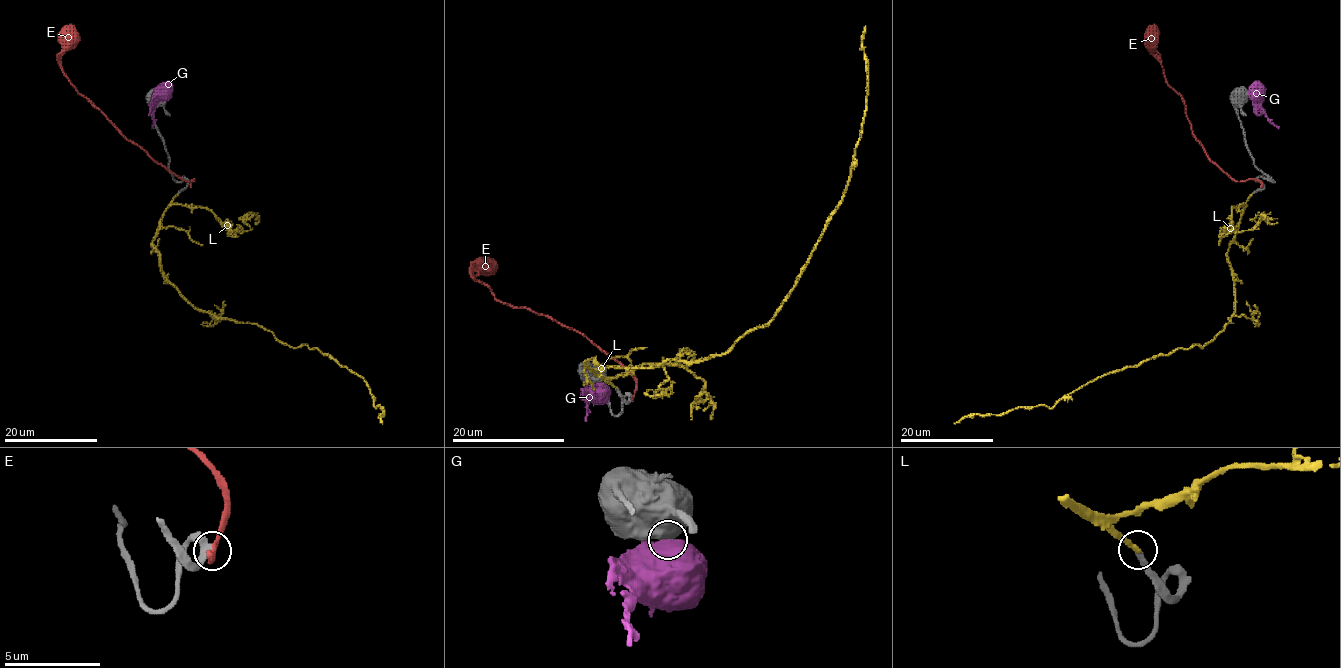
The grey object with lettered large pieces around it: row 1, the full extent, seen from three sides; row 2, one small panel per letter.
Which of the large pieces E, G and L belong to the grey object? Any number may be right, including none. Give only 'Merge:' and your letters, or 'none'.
Merge: L

